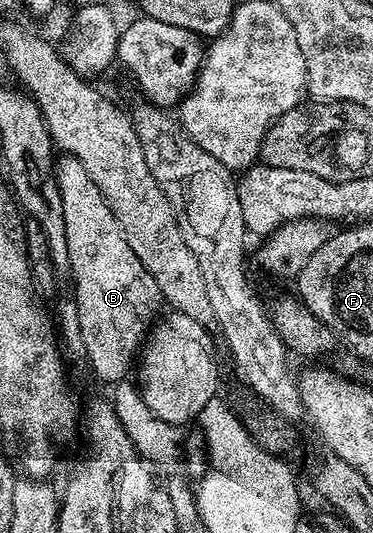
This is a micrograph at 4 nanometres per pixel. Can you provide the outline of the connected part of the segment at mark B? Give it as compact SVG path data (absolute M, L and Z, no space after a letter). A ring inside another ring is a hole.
M65 155L56 162L55 172L59 195L63 199L63 223L67 227L67 255L71 286L73 285L71 293L79 307L79 327L85 344L84 356L89 357L89 365L99 380L109 381L108 383L123 381L130 376L129 368L132 365L134 368L135 358L151 326L158 320L157 308L162 308L163 305L161 292L143 263L135 259L135 251L127 247L125 233L119 227L111 207L107 207L107 199L103 199L99 187L91 183L87 167L83 167L79 159Z

